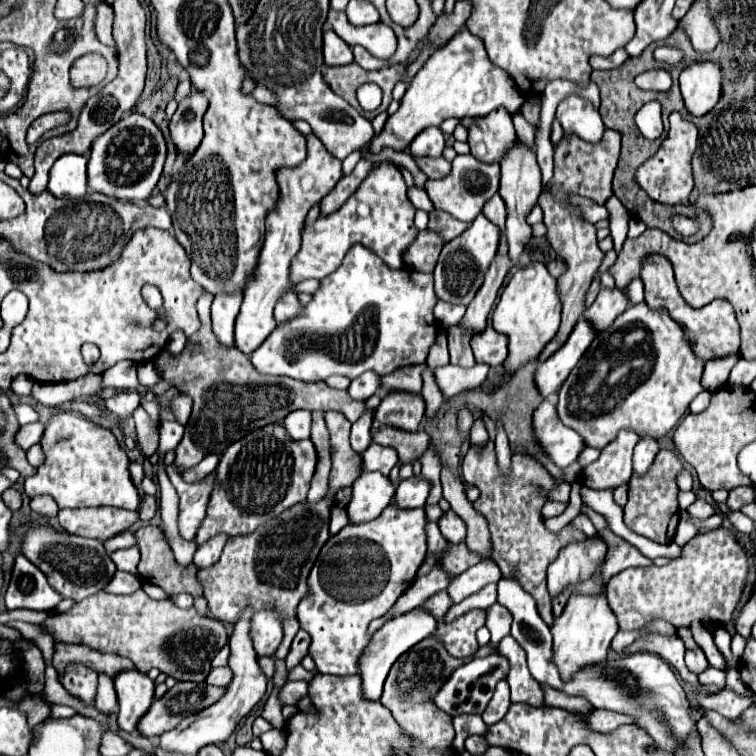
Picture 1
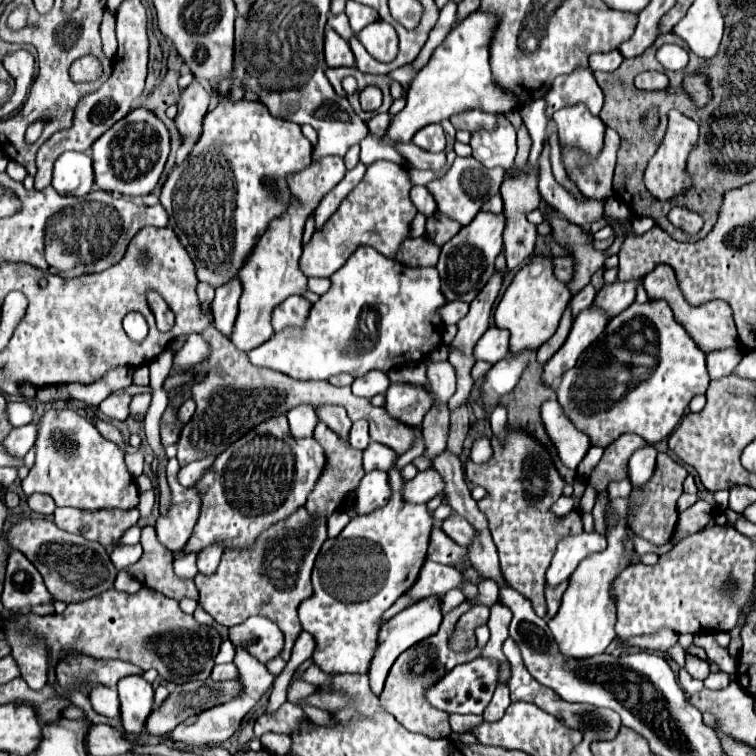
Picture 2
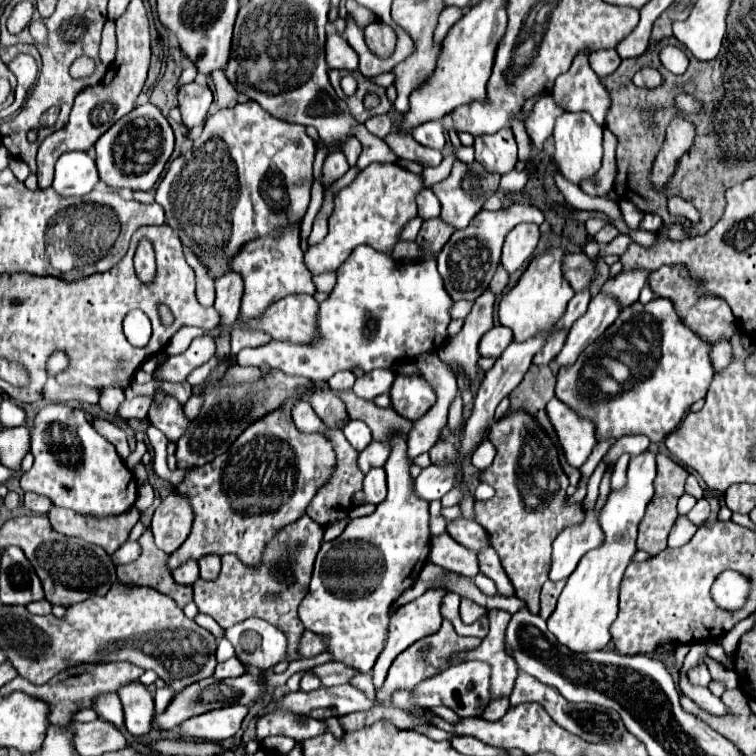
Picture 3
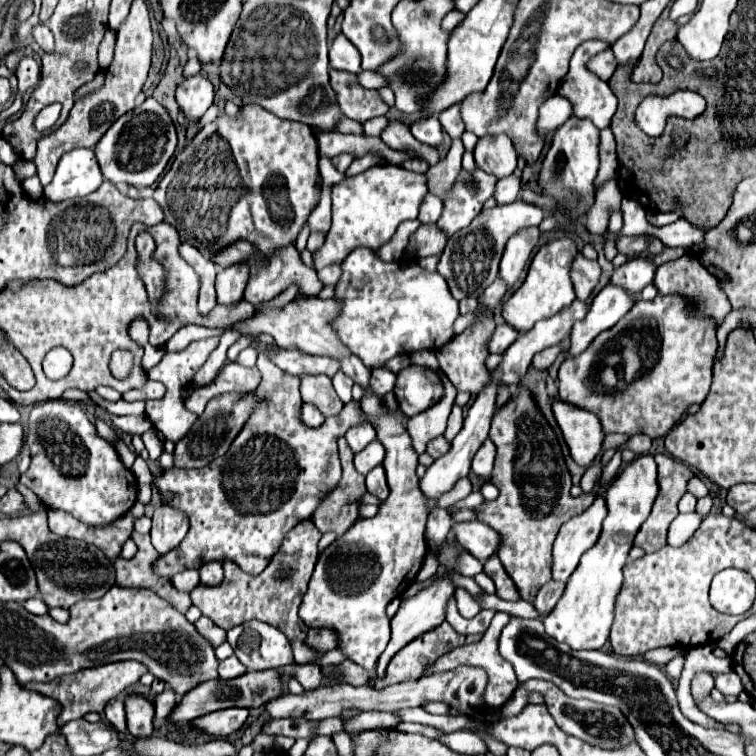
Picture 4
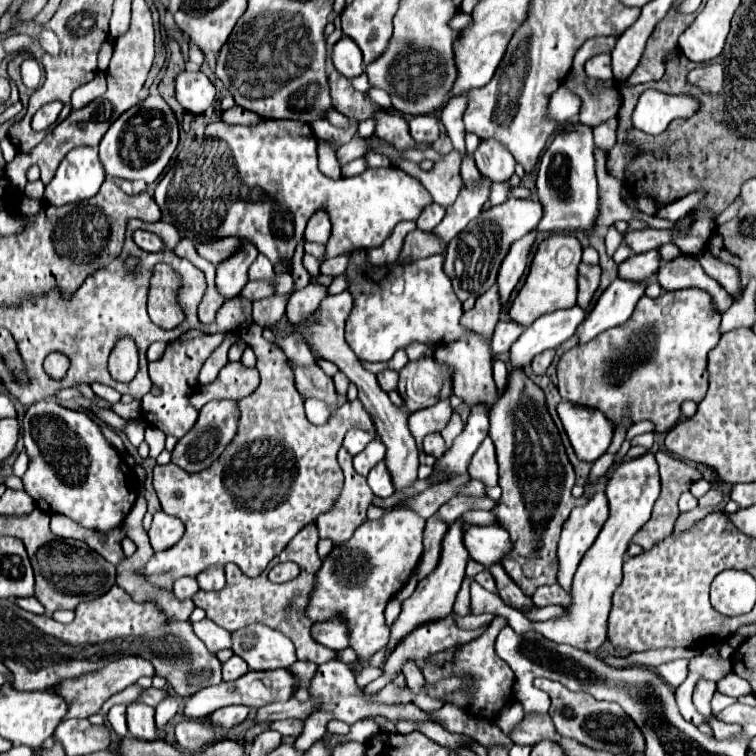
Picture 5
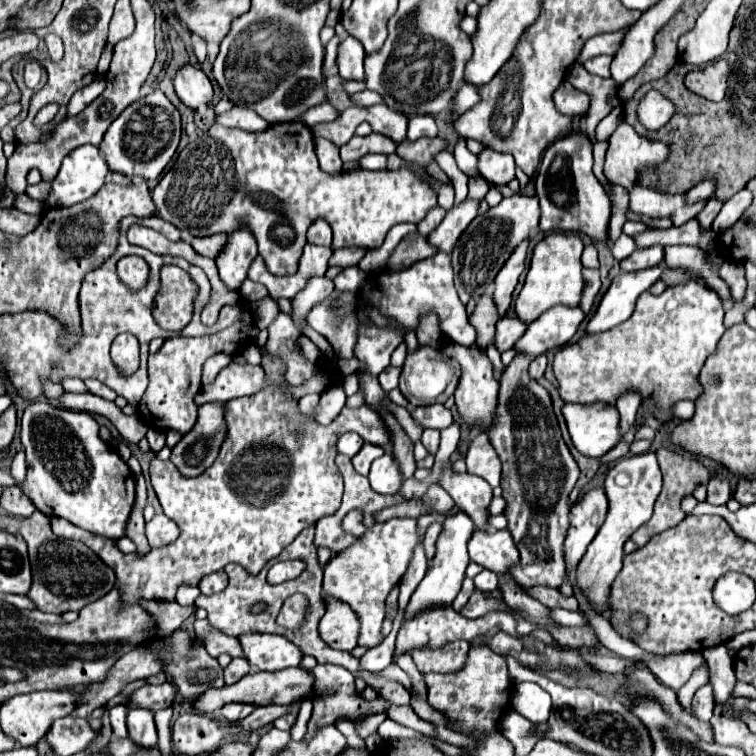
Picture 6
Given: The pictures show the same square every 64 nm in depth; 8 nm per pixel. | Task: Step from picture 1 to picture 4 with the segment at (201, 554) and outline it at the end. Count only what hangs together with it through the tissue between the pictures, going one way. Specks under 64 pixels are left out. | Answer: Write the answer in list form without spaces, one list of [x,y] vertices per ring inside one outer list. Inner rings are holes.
[[[212,560],[200,566],[200,582],[202,584],[218,584],[222,580],[222,562]]]

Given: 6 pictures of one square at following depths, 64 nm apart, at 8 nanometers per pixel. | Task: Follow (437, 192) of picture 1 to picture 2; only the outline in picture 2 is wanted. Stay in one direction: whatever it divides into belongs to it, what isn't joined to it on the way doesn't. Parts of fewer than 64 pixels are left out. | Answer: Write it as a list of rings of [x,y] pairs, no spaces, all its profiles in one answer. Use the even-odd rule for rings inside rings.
[[[456,158],[452,168],[438,180],[432,180],[426,188],[434,196],[438,212],[446,214],[459,222],[463,227],[468,225],[474,216],[480,212],[482,204],[488,200],[488,190],[494,186],[494,194],[498,194],[502,184],[504,170],[502,168],[486,168],[478,160],[470,158]]]

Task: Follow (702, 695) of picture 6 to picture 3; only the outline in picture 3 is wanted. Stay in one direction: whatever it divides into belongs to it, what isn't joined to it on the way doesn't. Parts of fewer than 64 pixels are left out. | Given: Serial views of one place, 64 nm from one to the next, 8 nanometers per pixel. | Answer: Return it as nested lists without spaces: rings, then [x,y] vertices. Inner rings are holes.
[[[698,664],[698,666],[692,666],[688,670],[688,678],[694,682],[694,684],[702,684],[702,686],[708,686],[708,682],[712,680],[710,678],[710,672],[706,668],[706,664]]]

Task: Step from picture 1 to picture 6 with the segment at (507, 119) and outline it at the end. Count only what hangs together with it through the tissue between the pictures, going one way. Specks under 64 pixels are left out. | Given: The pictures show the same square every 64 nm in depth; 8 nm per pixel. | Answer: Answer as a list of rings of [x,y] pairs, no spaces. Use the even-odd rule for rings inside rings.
[[[484,148],[478,154],[478,172],[494,186],[508,184],[514,178],[514,160],[510,154],[496,152],[492,148]]]

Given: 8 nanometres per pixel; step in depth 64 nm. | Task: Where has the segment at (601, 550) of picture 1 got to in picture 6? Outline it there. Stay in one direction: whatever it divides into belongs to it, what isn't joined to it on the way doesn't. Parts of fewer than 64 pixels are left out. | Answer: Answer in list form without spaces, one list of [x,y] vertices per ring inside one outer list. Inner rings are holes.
[[[602,488],[590,490],[580,502],[574,504],[570,510],[570,526],[564,540],[564,562],[566,562],[566,578],[560,586],[564,596],[572,596],[572,584],[570,584],[570,572],[578,566],[582,560],[588,544],[598,534],[600,526],[604,524],[608,512],[608,500]]]

